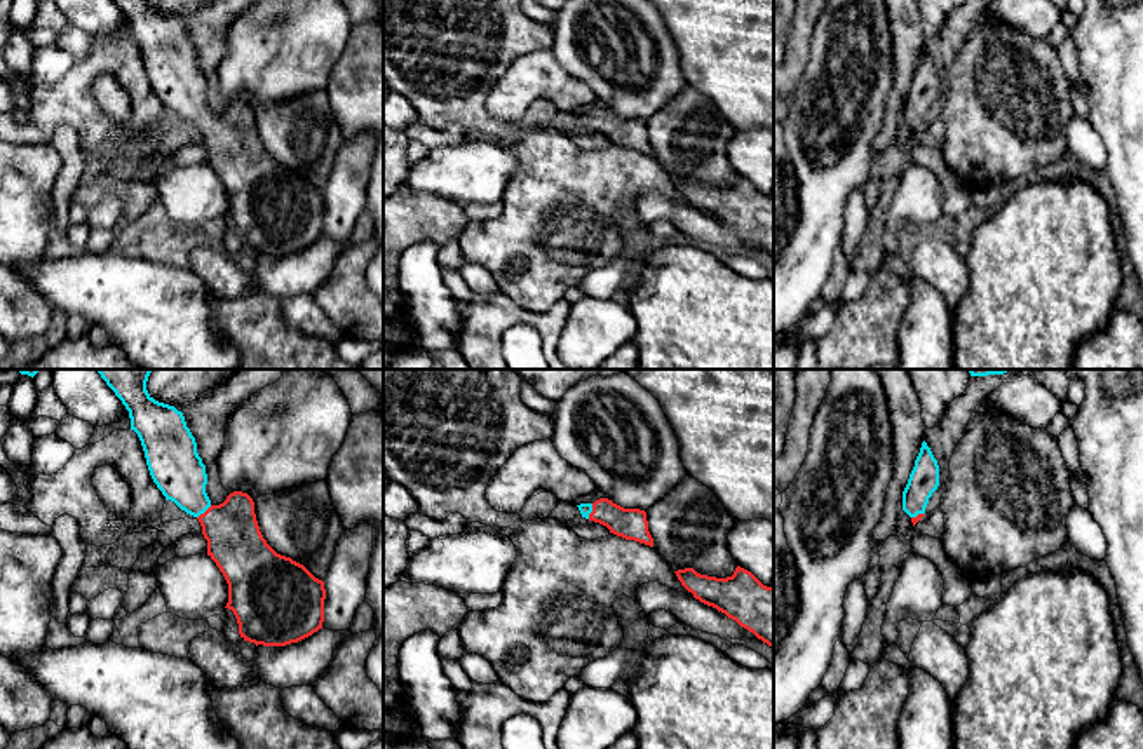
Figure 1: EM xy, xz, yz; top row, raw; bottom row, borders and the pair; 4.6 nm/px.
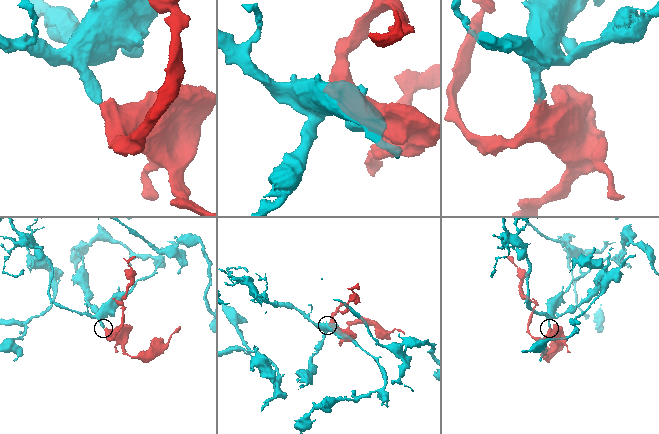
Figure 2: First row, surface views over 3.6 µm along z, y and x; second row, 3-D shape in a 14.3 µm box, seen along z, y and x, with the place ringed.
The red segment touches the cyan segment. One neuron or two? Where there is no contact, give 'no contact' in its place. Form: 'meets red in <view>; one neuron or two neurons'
meets red in xy; one neuron

